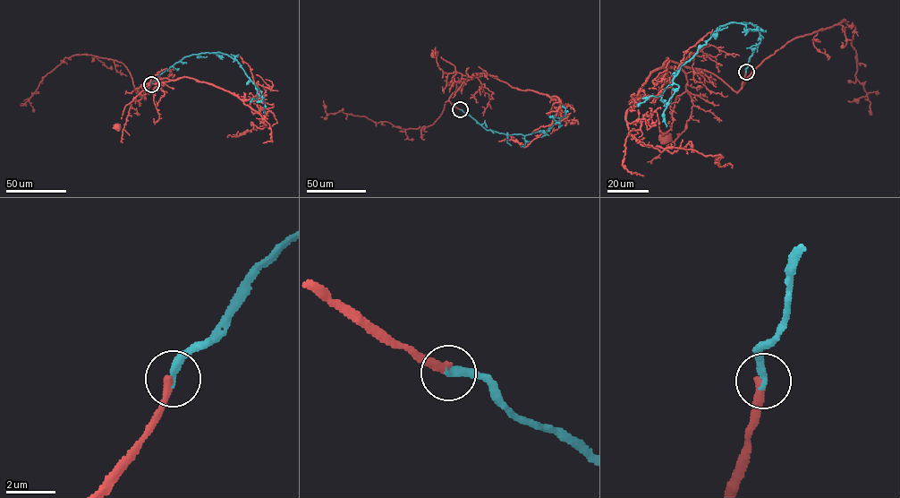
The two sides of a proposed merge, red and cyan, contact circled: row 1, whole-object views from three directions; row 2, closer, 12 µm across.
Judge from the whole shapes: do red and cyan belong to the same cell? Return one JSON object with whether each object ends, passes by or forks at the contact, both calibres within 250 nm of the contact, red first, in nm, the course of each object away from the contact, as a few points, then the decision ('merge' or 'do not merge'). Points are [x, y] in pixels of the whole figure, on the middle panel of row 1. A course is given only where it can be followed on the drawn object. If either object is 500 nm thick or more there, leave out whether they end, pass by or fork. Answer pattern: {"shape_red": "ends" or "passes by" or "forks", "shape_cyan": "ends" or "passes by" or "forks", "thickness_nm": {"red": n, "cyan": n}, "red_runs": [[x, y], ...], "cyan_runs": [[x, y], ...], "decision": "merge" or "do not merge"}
{"shape_red": "ends", "shape_cyan": "ends", "thickness_nm": {"red": 300, "cyan": 280}, "red_runs": [[460, 109], [448, 98], [469, 76], [456, 72], [443, 72], [434, 54]], "cyan_runs": [[460, 109], [487, 130], [505, 134], [546, 132], [556, 123], [559, 127], [560, 123], [555, 124]], "decision": "merge"}

